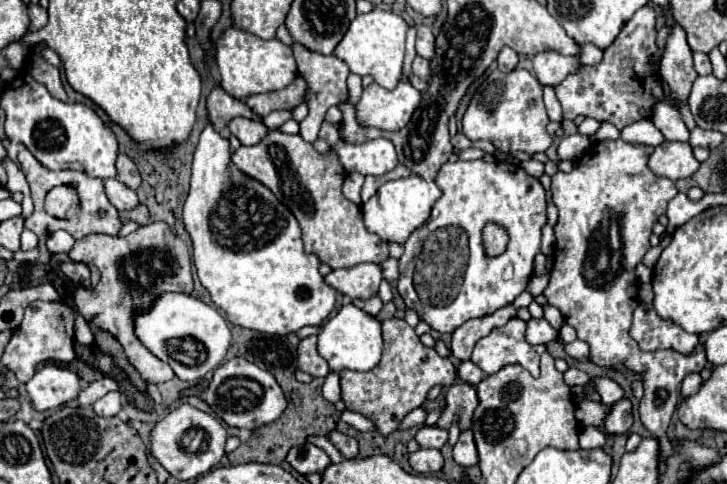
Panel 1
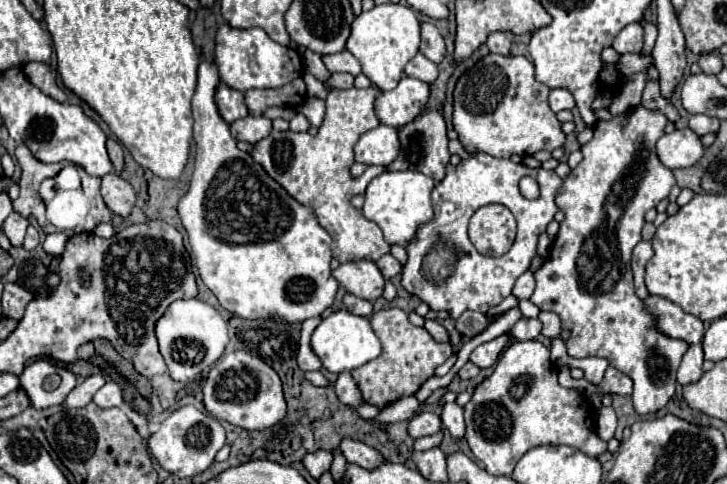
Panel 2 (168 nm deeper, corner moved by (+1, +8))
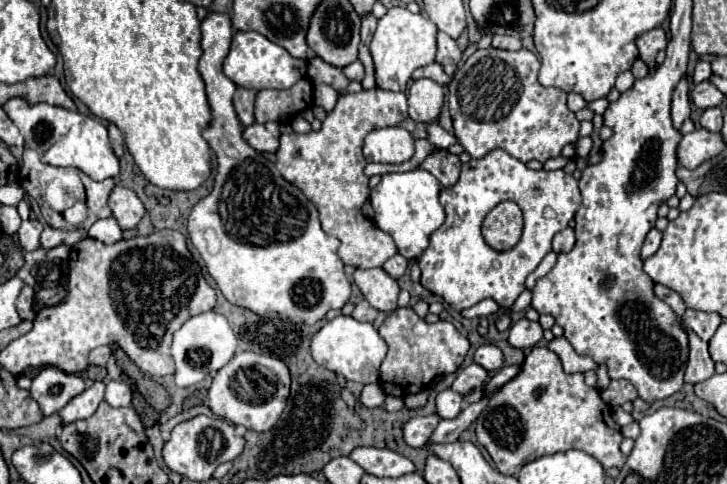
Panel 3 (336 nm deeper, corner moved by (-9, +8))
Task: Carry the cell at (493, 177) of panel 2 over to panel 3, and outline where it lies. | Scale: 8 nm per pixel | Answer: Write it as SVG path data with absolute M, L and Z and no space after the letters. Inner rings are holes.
M492 150L480 160L470 160L466 164L462 164L462 174L460 174L456 186L442 188L440 204L446 210L446 222L442 228L438 228L432 234L430 246L418 258L418 264L422 270L420 284L424 288L428 288L432 294L442 296L458 312L464 308L470 308L486 298L492 298L500 308L510 308L516 302L516 298L526 290L526 286L524 286L526 276L530 272L534 272L536 266L542 262L542 258L552 250L554 234L564 230L568 226L568 222L576 216L580 202L582 202L582 196L578 190L578 182L574 180L572 174L566 174L564 170L554 170L554 172L530 170L526 164L508 156L504 150ZM504 200L512 200L520 206L520 210L524 214L524 228L522 228L522 238L514 248L510 248L506 252L498 252L484 242L482 220L496 204L500 204Z

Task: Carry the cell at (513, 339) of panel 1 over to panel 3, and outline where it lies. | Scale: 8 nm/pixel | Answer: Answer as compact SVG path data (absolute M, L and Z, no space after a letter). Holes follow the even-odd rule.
M486 344L486 346L480 346L476 352L474 352L474 362L480 364L484 370L488 372L494 372L494 370L500 370L504 364L502 364L502 352L500 348L492 346L492 344Z

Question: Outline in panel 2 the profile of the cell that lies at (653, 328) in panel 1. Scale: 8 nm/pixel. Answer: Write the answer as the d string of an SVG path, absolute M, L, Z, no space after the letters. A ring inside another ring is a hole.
M648 296L644 300L646 310L654 316L656 328L670 338L684 340L688 344L698 344L704 336L704 324L702 320L694 318L692 314L686 314L680 306L666 298Z

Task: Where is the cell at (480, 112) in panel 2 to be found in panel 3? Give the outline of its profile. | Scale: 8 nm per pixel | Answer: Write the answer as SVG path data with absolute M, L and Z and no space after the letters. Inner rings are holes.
M496 48L476 50L456 70L452 82L448 84L448 108L454 124L454 136L472 158L482 158L484 154L502 148L520 162L546 162L550 158L560 156L566 144L578 140L580 122L576 120L574 112L566 106L566 92L560 88L544 88L538 82L538 70L540 60L526 48L516 52Z

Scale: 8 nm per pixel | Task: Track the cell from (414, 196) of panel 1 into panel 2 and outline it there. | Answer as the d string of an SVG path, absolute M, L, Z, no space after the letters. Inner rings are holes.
M384 172L376 176L366 188L366 202L364 202L364 216L380 226L388 244L406 246L418 226L426 224L432 218L432 202L430 194L434 188L434 180L426 178L422 172Z

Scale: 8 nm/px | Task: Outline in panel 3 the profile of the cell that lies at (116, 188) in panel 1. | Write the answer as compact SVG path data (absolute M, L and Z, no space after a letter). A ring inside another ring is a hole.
M116 186L110 194L108 206L112 210L112 216L118 220L122 230L130 230L136 228L138 222L142 220L142 216L146 214L144 204L140 202L140 198L136 198L136 194L128 188Z

